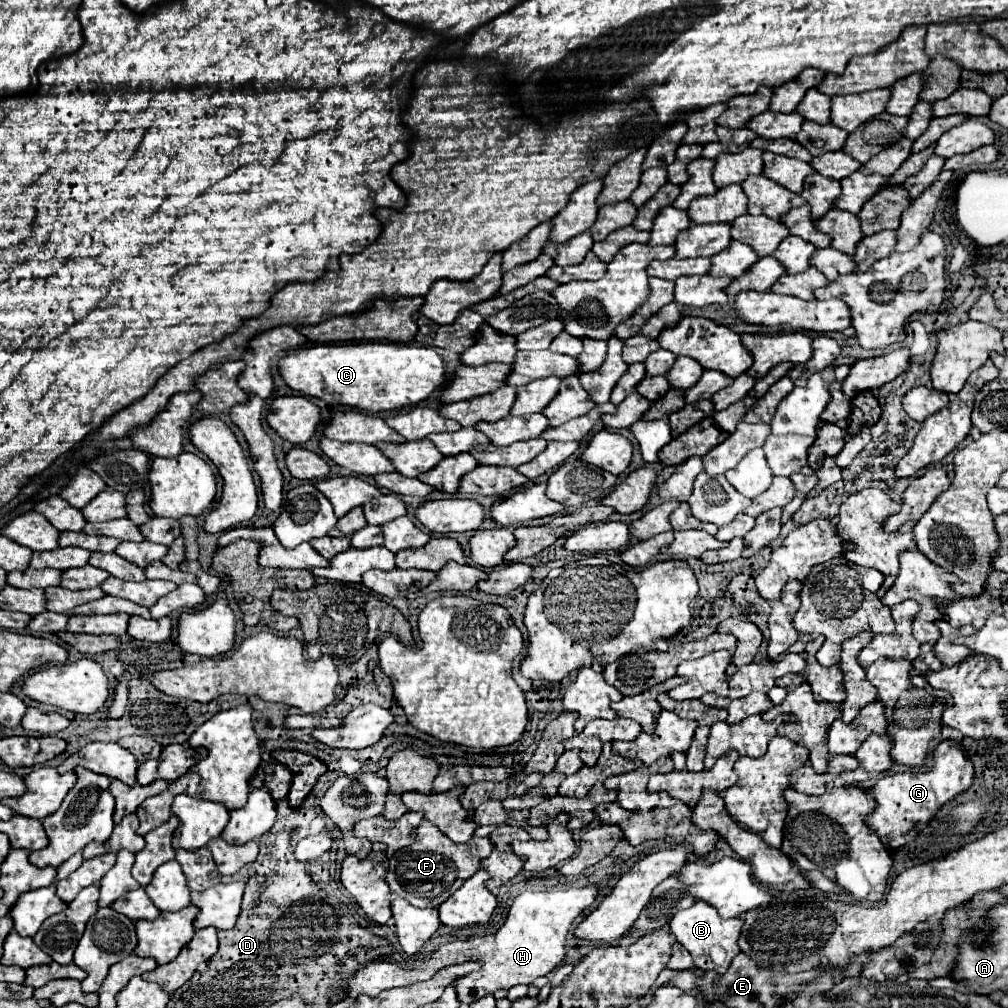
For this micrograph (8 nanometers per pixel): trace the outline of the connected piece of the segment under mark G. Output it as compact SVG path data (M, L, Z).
M942 741L934 751L934 767L930 771L926 773L904 771L878 779L876 787L870 791L878 805L866 817L866 825L870 825L878 833L878 837L888 849L896 851L910 843L910 837L906 835L912 833L918 823L928 825L942 809L942 805L952 801L956 795L968 791L972 779L974 779L974 767L972 761L964 755L962 747L958 747L954 741Z

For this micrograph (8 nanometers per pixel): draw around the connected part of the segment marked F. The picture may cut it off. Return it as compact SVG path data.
M422 821L418 827L416 841L396 851L390 857L390 871L388 871L388 885L392 893L406 899L414 907L438 907L442 905L466 879L470 879L480 869L480 859L472 855L468 845L452 843L436 825L430 821Z

